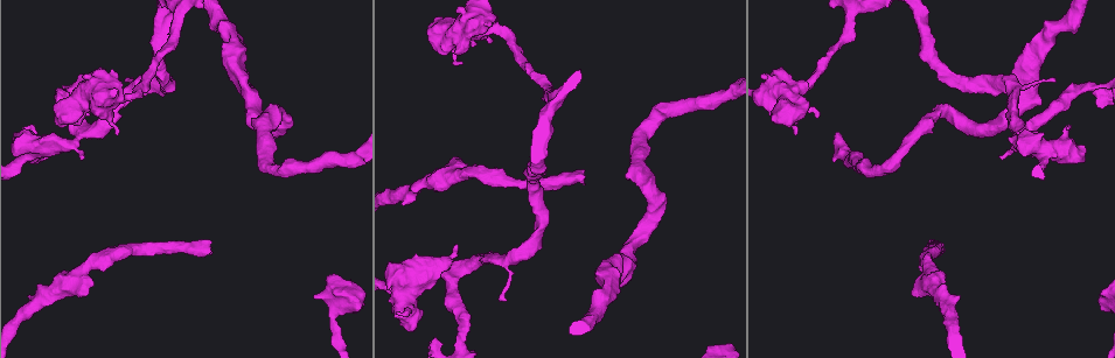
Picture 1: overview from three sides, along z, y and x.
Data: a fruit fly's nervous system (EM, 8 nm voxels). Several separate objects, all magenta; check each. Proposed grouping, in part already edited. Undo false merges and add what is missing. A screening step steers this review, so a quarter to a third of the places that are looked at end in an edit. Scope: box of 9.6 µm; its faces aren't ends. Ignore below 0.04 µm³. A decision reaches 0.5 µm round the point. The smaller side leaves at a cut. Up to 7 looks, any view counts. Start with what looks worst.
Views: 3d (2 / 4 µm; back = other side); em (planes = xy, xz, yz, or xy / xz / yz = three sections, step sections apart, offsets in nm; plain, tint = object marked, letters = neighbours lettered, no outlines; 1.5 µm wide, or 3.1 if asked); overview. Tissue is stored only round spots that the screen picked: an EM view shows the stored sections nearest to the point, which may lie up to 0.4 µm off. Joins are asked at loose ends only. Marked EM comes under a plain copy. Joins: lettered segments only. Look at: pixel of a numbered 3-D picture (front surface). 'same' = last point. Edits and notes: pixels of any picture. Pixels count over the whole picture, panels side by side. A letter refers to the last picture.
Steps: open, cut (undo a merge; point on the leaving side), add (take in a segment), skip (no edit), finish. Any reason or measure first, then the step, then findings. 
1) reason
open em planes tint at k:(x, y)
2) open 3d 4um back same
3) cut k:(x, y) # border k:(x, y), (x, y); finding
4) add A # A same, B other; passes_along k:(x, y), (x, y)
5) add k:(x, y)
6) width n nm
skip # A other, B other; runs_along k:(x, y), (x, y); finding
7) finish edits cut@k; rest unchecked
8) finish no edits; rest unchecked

long arm stops here
open em xz step 4 letters at 1:(582, 169)

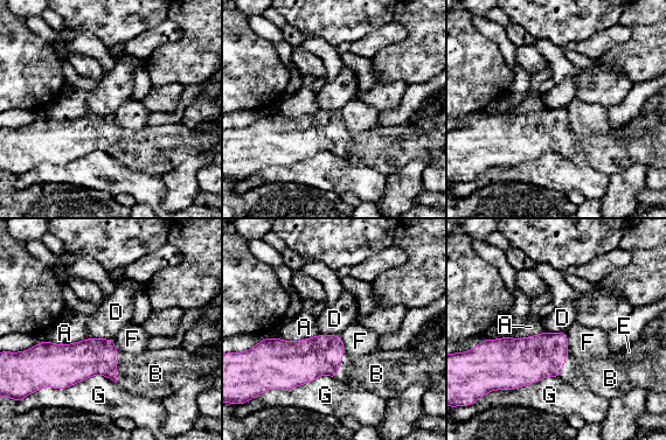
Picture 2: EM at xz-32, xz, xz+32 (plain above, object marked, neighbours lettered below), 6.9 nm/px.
cut it another way
open em planes letters same

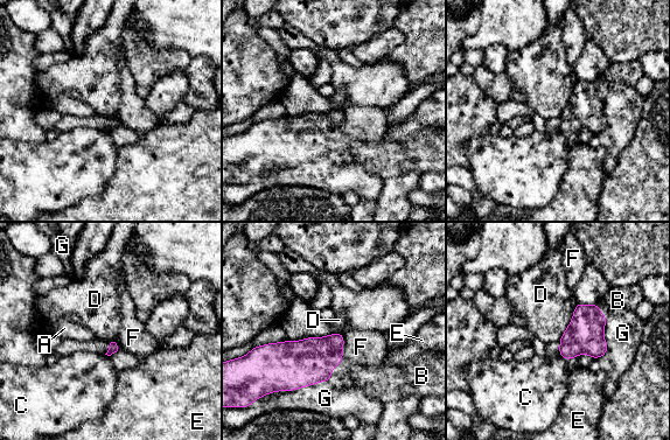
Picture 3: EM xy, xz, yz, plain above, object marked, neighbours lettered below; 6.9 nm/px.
add B # A other, B same, C other, D other, E other, F other, G other; passes_along 3:(297, 364), (332, 368), (365, 378); the cell continues

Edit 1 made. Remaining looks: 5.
see it whole again
open overview

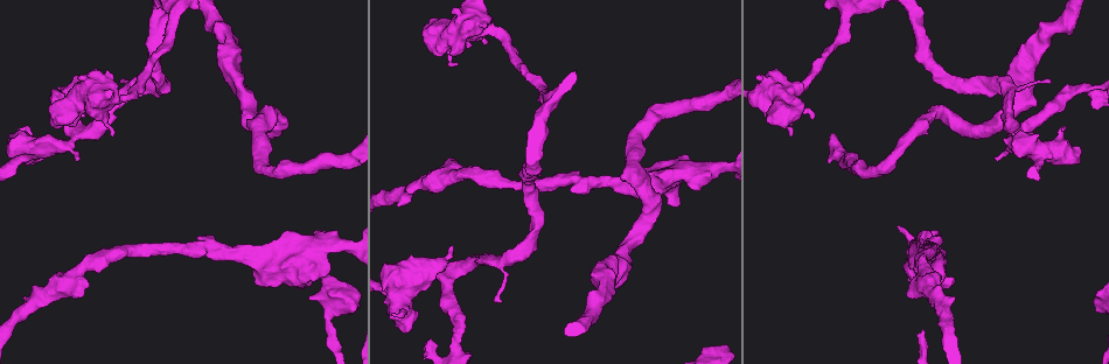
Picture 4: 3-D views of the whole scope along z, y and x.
branch stops here
open 3d 2um at 4:(803, 88)

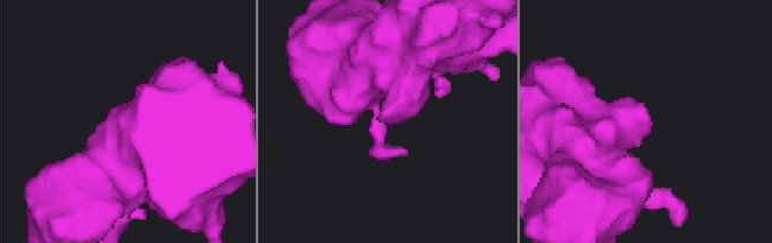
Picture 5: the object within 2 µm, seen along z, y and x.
open em xy step 4 tint at 5:(380, 121)

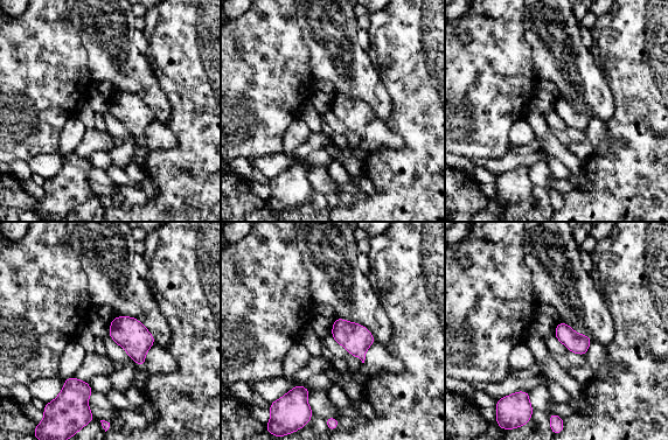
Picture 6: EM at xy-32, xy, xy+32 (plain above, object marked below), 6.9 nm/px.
open em planes letters same

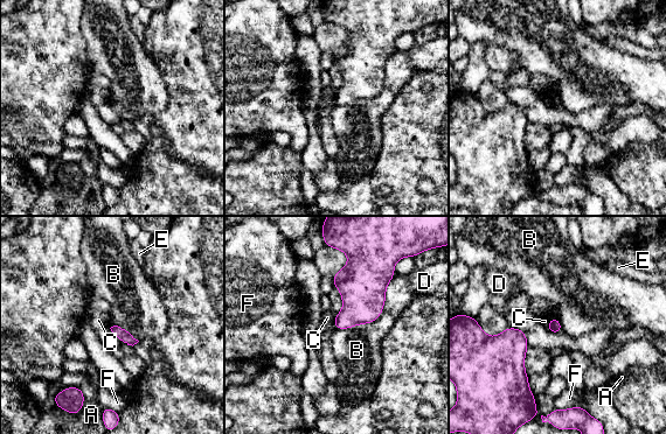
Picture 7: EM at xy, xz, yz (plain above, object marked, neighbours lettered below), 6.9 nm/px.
skip # A other, B other, C other, D other, E other, F other; border 7:(394, 273), (377, 317), (335, 329); none of them fits

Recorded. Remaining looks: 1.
finish edits add@3; rest unchecked

